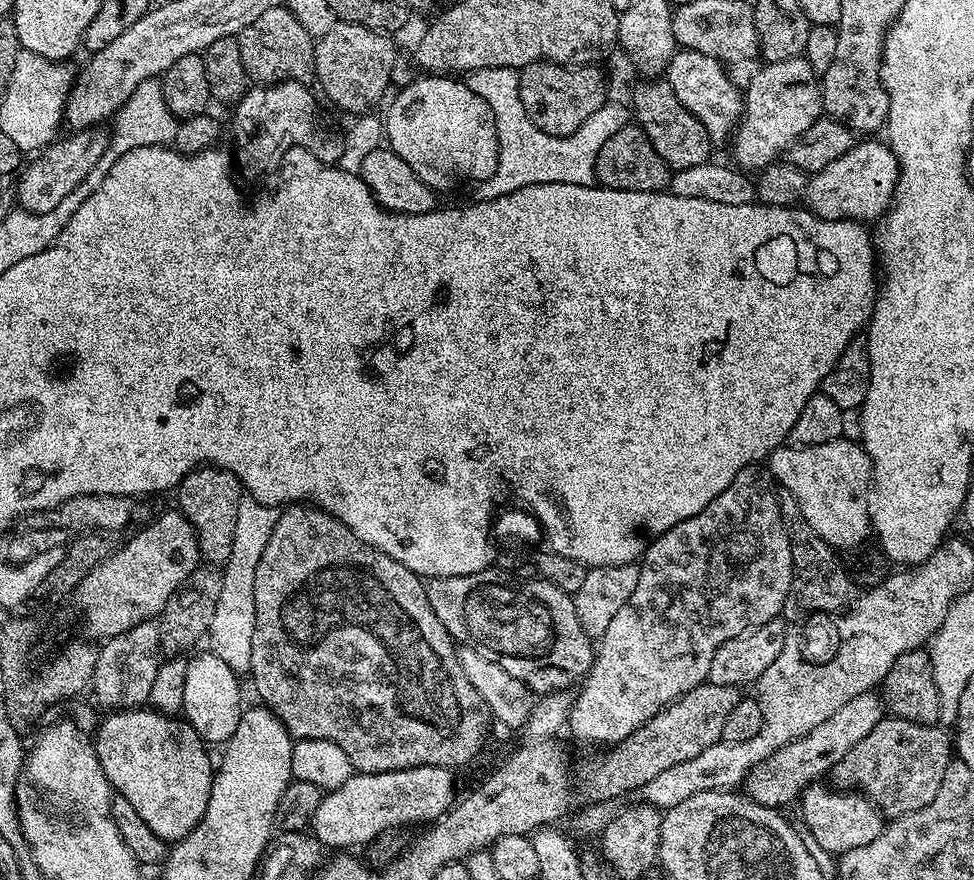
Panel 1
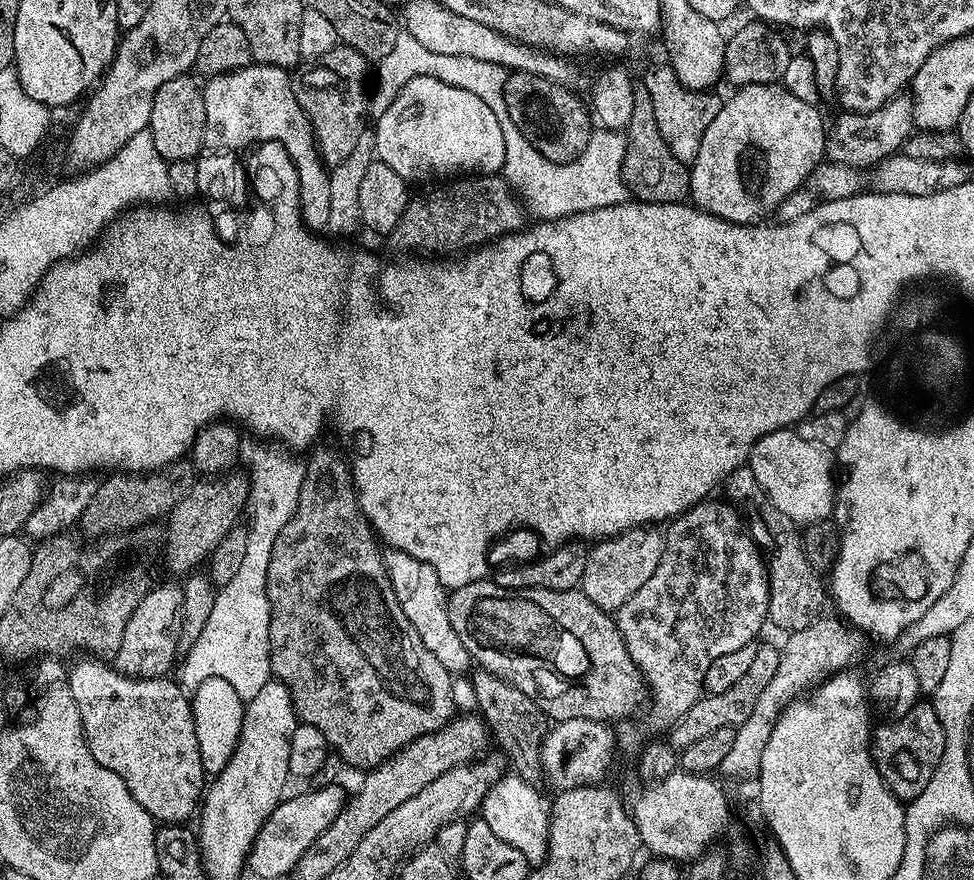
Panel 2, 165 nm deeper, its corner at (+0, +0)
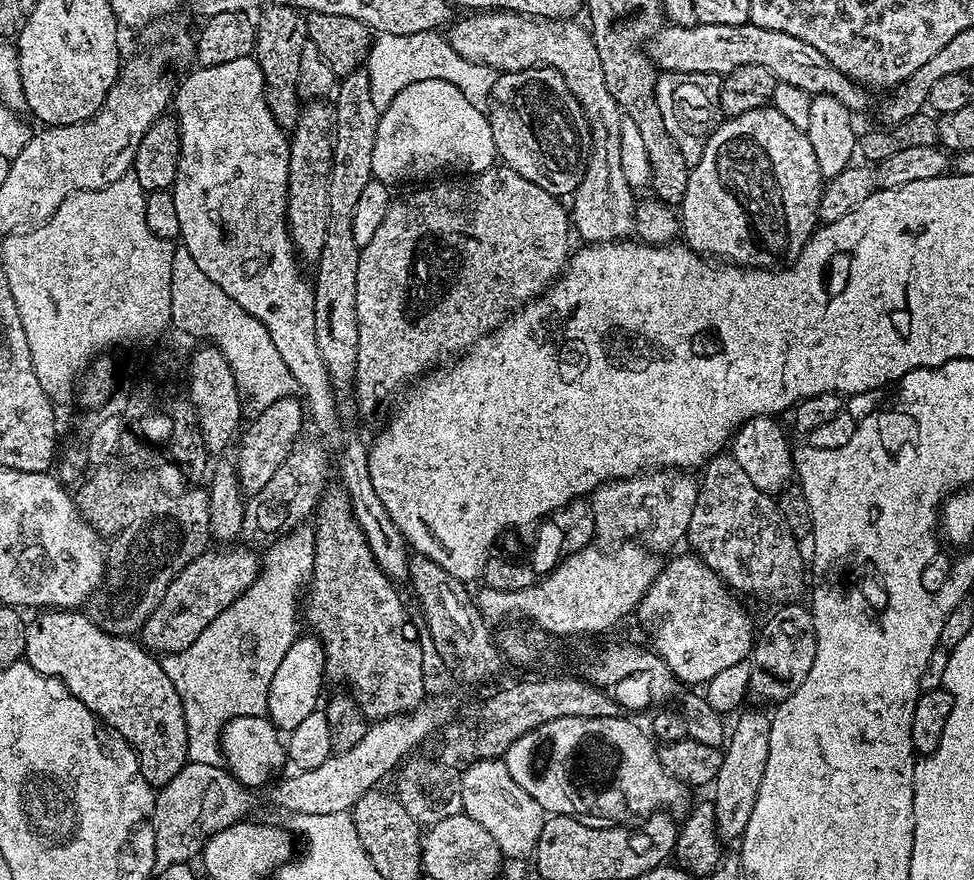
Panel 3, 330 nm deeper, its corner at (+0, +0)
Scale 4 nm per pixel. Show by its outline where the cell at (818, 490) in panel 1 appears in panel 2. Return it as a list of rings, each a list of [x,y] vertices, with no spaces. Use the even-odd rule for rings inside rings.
[[[783,428],[766,434],[766,438],[758,438],[751,454],[748,455],[746,467],[754,474],[768,501],[784,517],[794,521],[798,526],[807,526],[827,521],[833,515],[838,499],[838,484],[835,479],[832,481],[832,464],[834,468],[833,453],[822,450],[822,446],[813,446],[811,442],[804,441],[792,428]]]

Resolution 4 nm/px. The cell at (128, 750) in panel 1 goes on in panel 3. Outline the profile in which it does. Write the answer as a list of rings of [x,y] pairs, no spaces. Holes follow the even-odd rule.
[[[44,610],[37,620],[27,621],[24,633],[26,646],[23,659],[27,660],[34,670],[47,676],[53,676],[68,687],[70,694],[82,702],[97,720],[103,722],[121,740],[125,740],[136,752],[140,763],[140,773],[146,782],[153,786],[162,786],[178,774],[185,764],[189,763],[186,746],[186,718],[182,710],[182,698],[174,690],[174,682],[166,678],[163,663],[143,644],[126,636],[112,636],[98,627],[92,617],[80,610]]]

